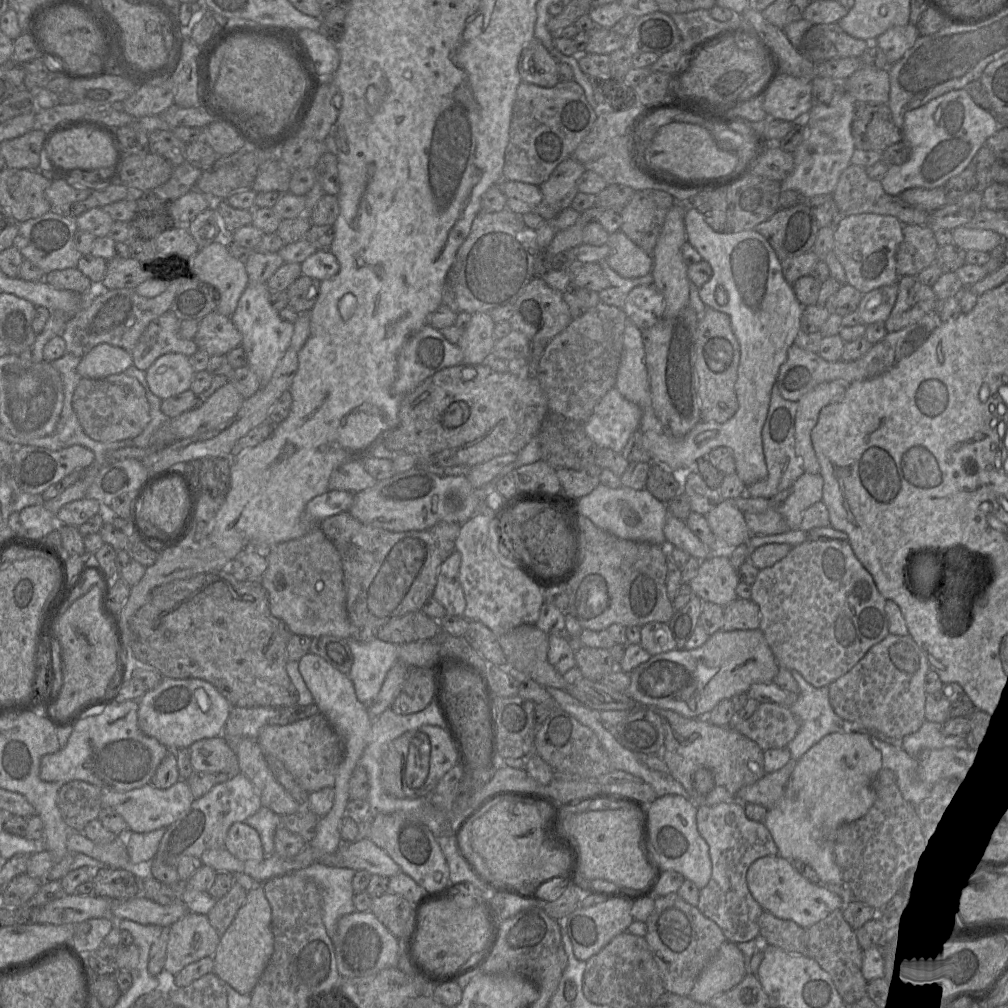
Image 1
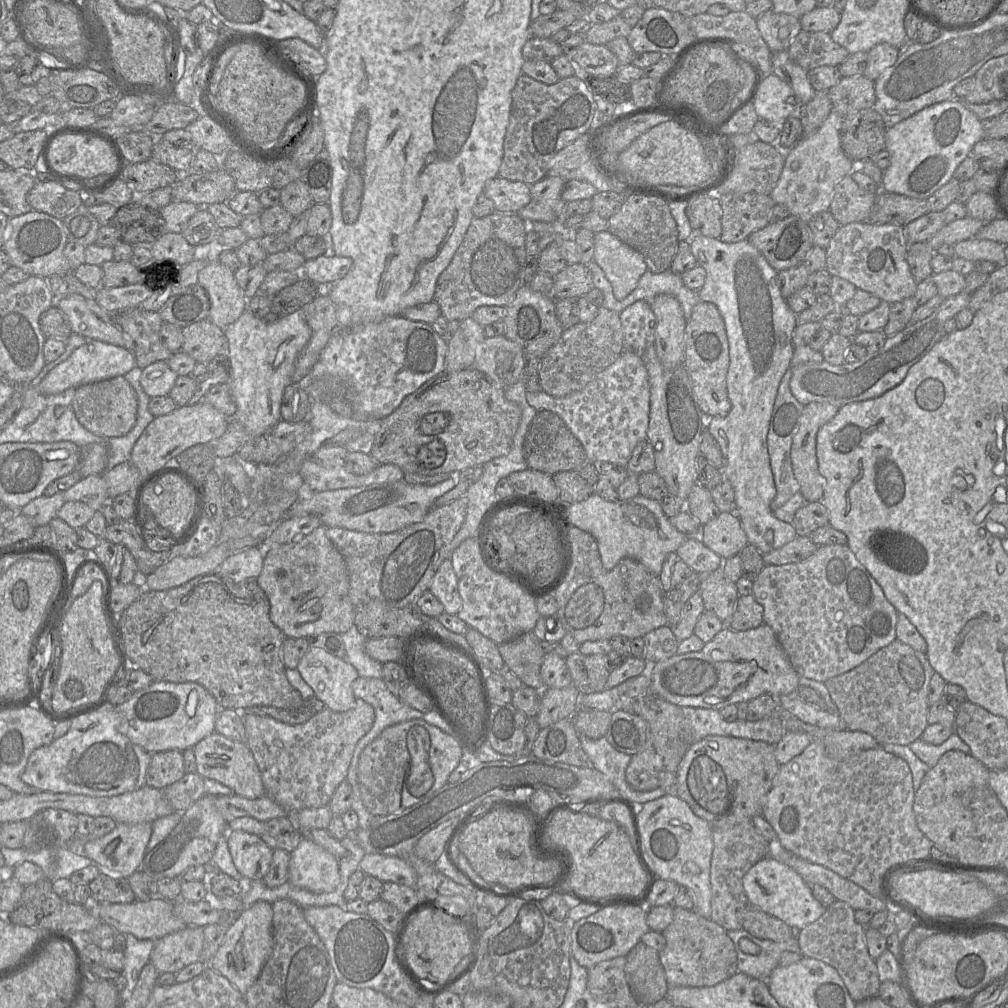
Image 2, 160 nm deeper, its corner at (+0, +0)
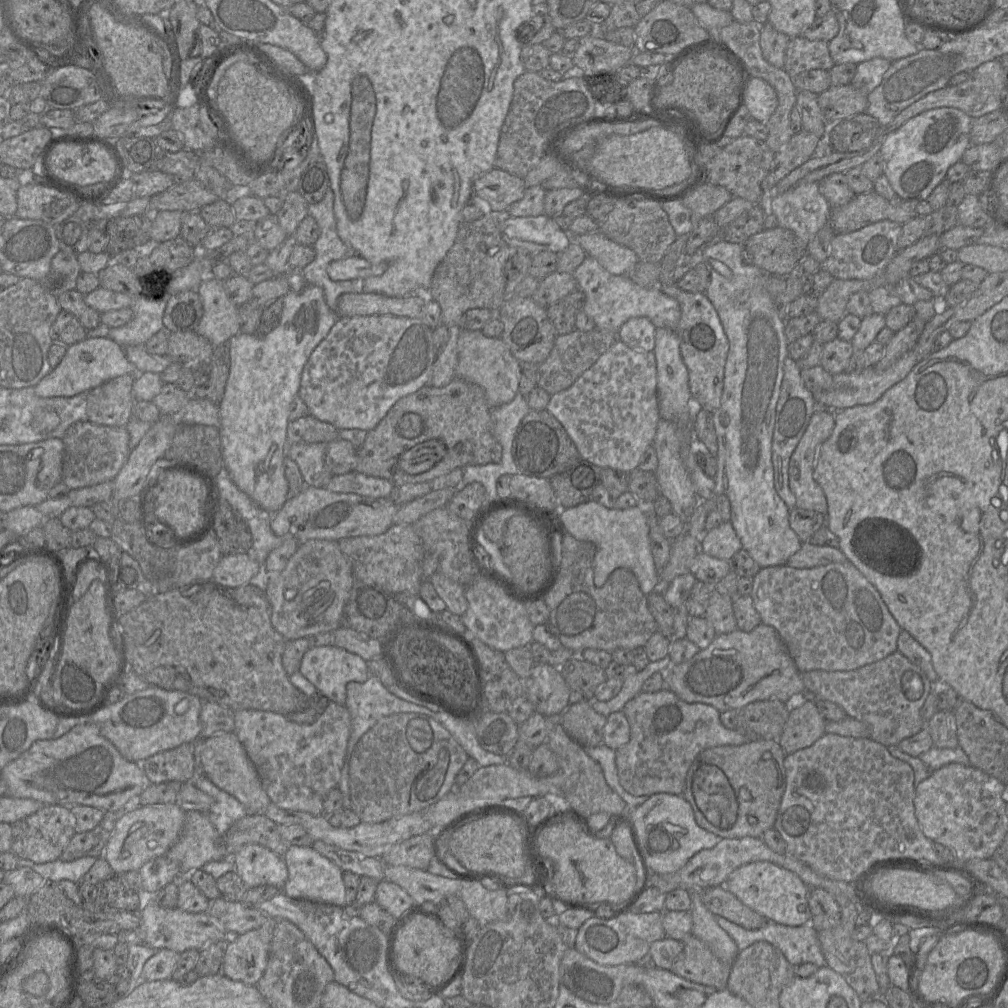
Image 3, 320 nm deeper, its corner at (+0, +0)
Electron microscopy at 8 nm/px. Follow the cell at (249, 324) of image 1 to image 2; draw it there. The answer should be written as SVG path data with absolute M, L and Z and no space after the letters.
M302 309L276 322L258 319L245 310L234 323L224 328L224 334L229 357L229 386L236 405L234 418L244 425L248 437L261 435L281 420L283 392L291 384L295 360L308 343L311 329Z

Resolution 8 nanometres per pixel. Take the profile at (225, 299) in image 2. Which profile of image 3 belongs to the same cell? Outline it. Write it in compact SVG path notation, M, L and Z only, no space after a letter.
M206 277L197 288L203 313L195 331L216 347L240 333L238 306L227 296L223 280Z

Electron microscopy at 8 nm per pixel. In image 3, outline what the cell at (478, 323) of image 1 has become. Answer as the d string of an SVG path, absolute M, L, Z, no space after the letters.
M459 326L449 328L449 340L444 350L437 356L433 364L430 385L433 387L444 387L456 376L458 364L458 337L461 332Z

